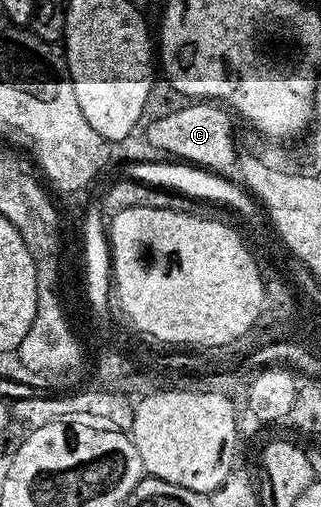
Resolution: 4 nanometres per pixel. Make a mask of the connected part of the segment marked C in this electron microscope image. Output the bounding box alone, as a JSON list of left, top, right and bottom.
[147,100,237,172]

